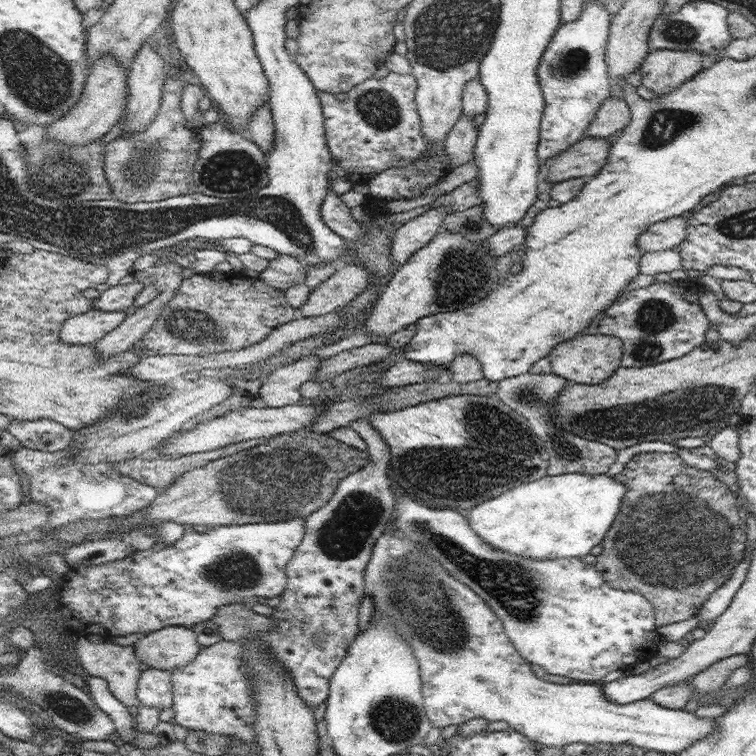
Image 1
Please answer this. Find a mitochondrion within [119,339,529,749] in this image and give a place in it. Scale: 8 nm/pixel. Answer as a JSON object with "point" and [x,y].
{"point":[286,477]}

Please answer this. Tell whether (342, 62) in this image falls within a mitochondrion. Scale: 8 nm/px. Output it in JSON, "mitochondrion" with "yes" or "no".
{"mitochondrion":"no"}

